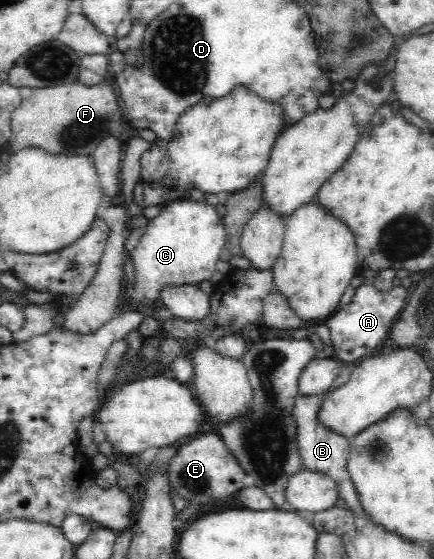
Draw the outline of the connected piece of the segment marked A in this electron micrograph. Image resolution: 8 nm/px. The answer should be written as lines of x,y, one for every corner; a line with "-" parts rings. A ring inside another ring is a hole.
362,283
358,286
351,302
339,305
337,312
325,320
325,325
331,332
335,359
343,364
355,362
359,358
365,358
377,346
381,346
383,340
390,334
390,327
399,318
401,310
405,308
407,292
408,289
402,285
394,286
387,292
375,288
374,284

